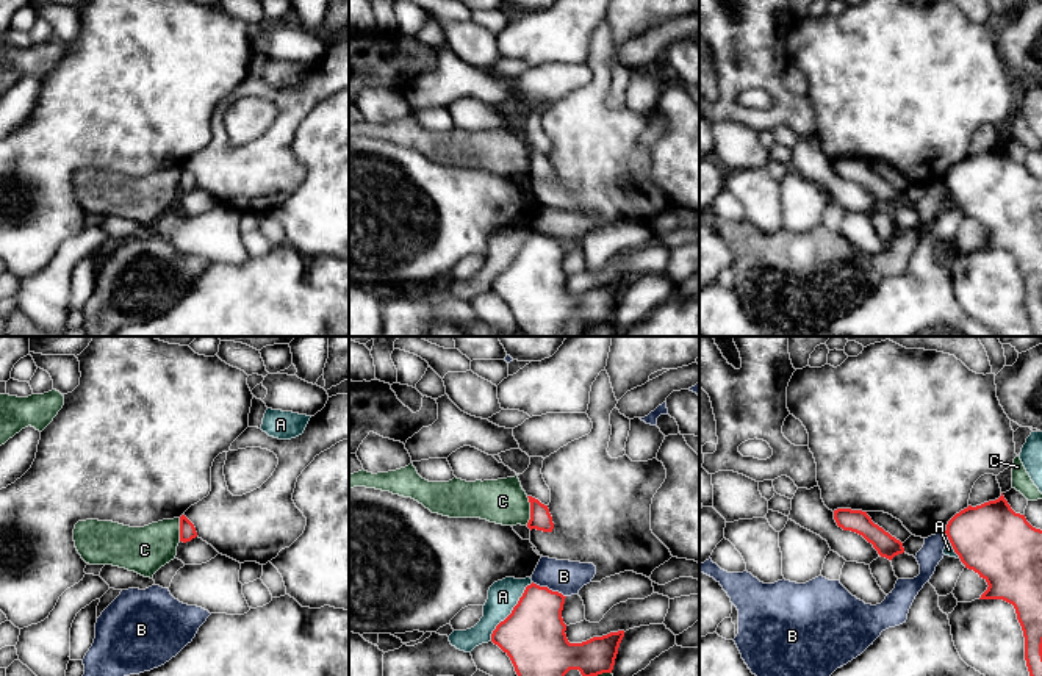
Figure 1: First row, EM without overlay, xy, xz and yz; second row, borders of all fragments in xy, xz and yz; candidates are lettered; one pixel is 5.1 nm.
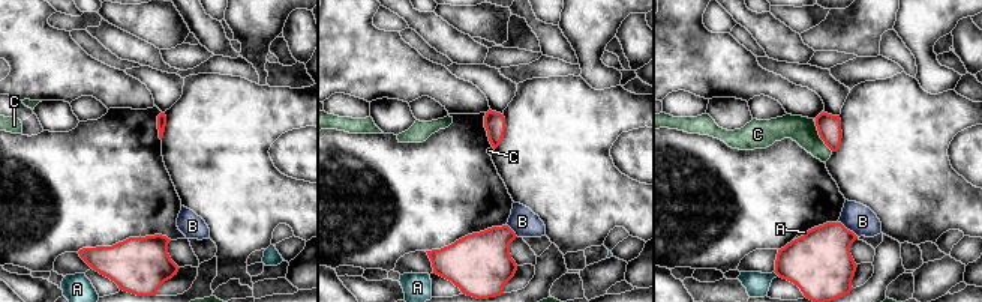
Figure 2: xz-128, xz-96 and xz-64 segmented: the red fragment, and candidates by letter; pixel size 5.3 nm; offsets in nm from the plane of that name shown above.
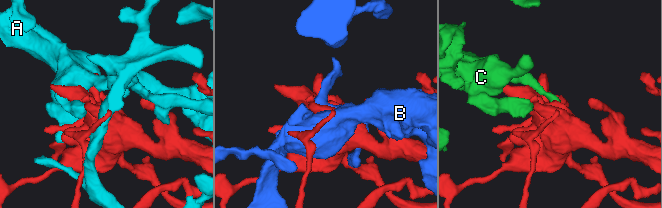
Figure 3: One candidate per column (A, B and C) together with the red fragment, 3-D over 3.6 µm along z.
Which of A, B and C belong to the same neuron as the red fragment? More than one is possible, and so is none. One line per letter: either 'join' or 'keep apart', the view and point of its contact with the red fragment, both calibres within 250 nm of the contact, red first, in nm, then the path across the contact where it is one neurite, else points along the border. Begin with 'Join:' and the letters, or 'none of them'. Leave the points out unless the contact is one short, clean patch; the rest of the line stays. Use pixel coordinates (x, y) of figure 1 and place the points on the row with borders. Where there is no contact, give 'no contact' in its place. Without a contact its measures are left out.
Join: none of them
A: keep apart; meets red in xz at (512, 611); 320 nm thick on the red side, 160 nm on the other
B: keep apart; meets red in xz at (548, 589); 320 nm thick on the red side, 170 nm on the other
C: keep apart; meets red in xz at (531, 510); 110 nm thick on the red side, 240 nm on the other

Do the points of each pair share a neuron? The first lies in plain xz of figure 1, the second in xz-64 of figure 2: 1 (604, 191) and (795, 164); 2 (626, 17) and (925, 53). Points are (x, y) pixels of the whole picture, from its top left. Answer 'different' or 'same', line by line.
1: different
2: same

